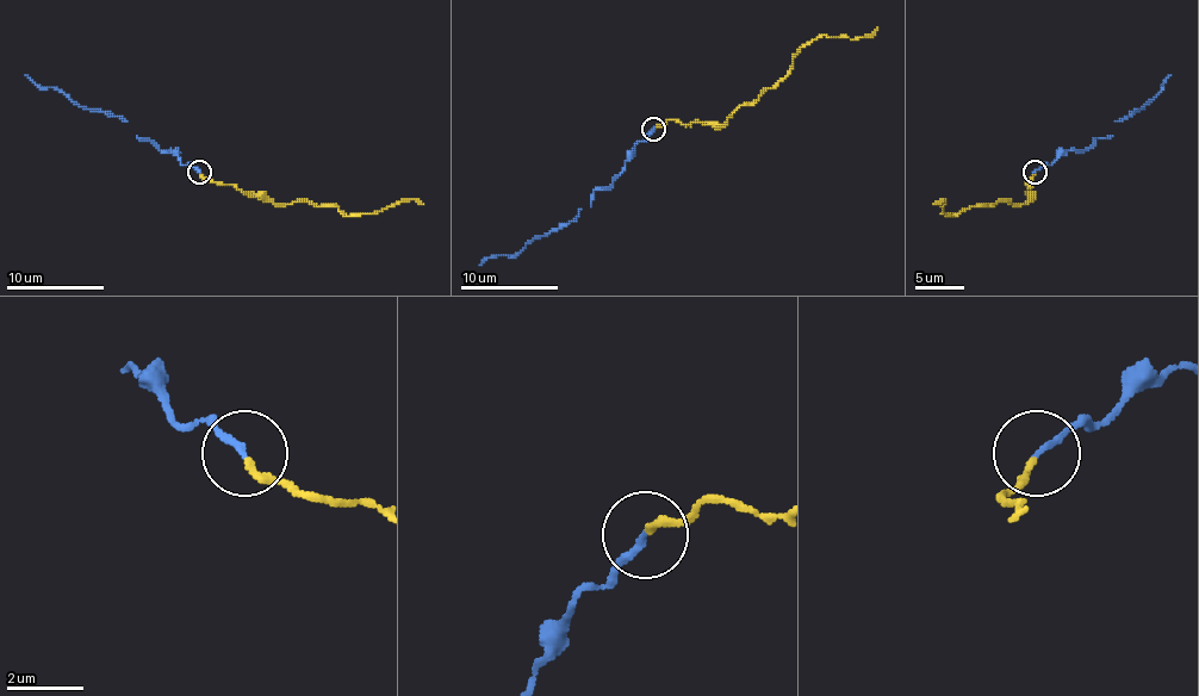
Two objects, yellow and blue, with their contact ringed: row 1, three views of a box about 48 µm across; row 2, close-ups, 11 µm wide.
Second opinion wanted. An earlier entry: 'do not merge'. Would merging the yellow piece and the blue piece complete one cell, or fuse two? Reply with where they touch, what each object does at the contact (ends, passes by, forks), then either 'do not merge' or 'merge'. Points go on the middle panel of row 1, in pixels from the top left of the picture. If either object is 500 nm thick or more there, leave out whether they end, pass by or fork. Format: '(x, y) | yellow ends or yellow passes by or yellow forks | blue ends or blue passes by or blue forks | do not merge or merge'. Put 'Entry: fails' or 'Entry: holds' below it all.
(653, 129) | yellow ends | blue ends | merge
Entry: fails

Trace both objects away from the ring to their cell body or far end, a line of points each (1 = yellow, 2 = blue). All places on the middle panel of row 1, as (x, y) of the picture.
1: (654, 129), (669, 119), (688, 124), (725, 122), (788, 73), (802, 47), (824, 35), (851, 39), (877, 28)
2: (654, 129), (634, 147), (625, 171), (594, 192), (591, 206), (533, 238), (519, 253), (491, 255), (479, 265)

